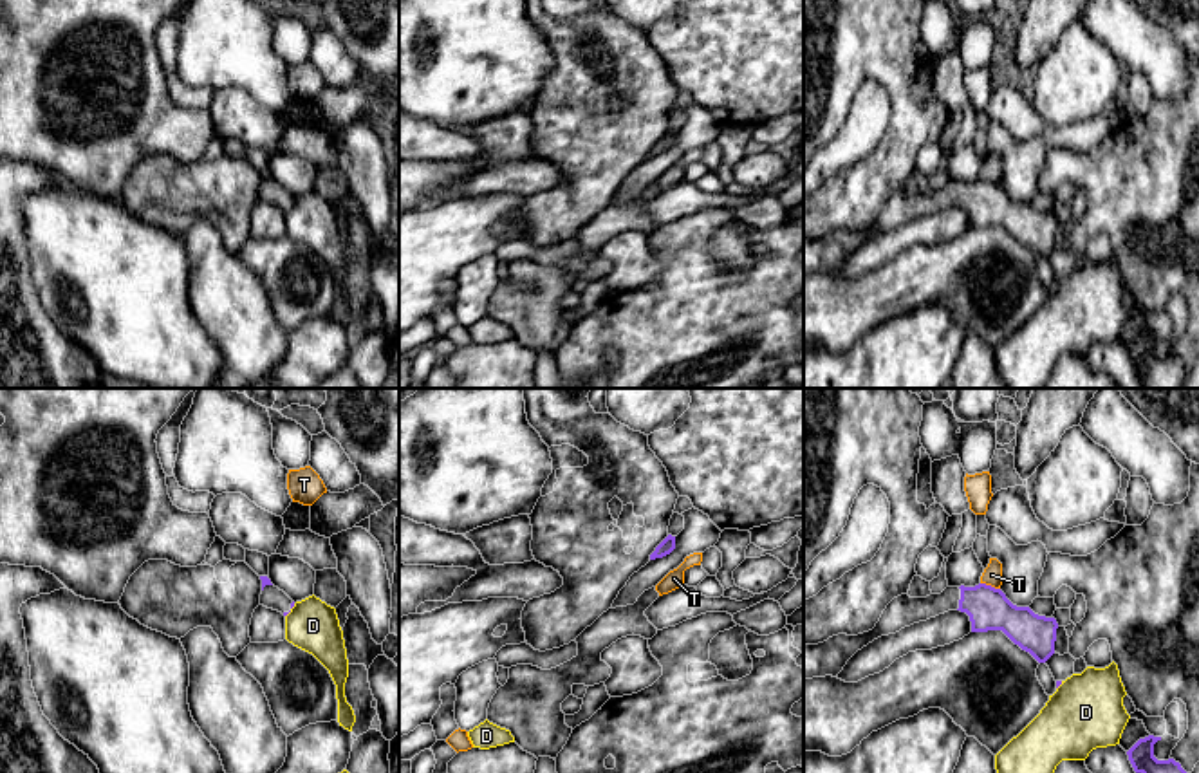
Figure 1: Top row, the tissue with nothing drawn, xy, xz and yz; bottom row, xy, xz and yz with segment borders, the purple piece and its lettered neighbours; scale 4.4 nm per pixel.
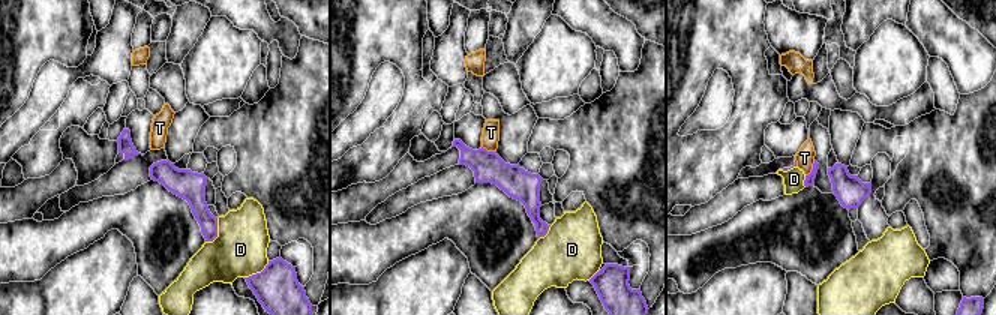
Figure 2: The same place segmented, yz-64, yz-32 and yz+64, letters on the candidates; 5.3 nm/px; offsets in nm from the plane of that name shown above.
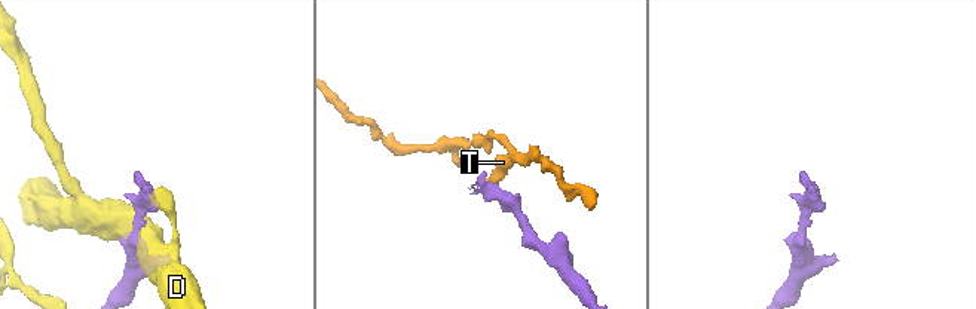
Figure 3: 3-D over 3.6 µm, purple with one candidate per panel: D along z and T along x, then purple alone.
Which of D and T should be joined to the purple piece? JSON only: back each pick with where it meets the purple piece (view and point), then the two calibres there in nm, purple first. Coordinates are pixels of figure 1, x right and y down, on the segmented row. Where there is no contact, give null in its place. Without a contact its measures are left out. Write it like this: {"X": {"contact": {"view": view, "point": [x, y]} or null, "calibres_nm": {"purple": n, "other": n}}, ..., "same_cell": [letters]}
{"same_cell": []}

